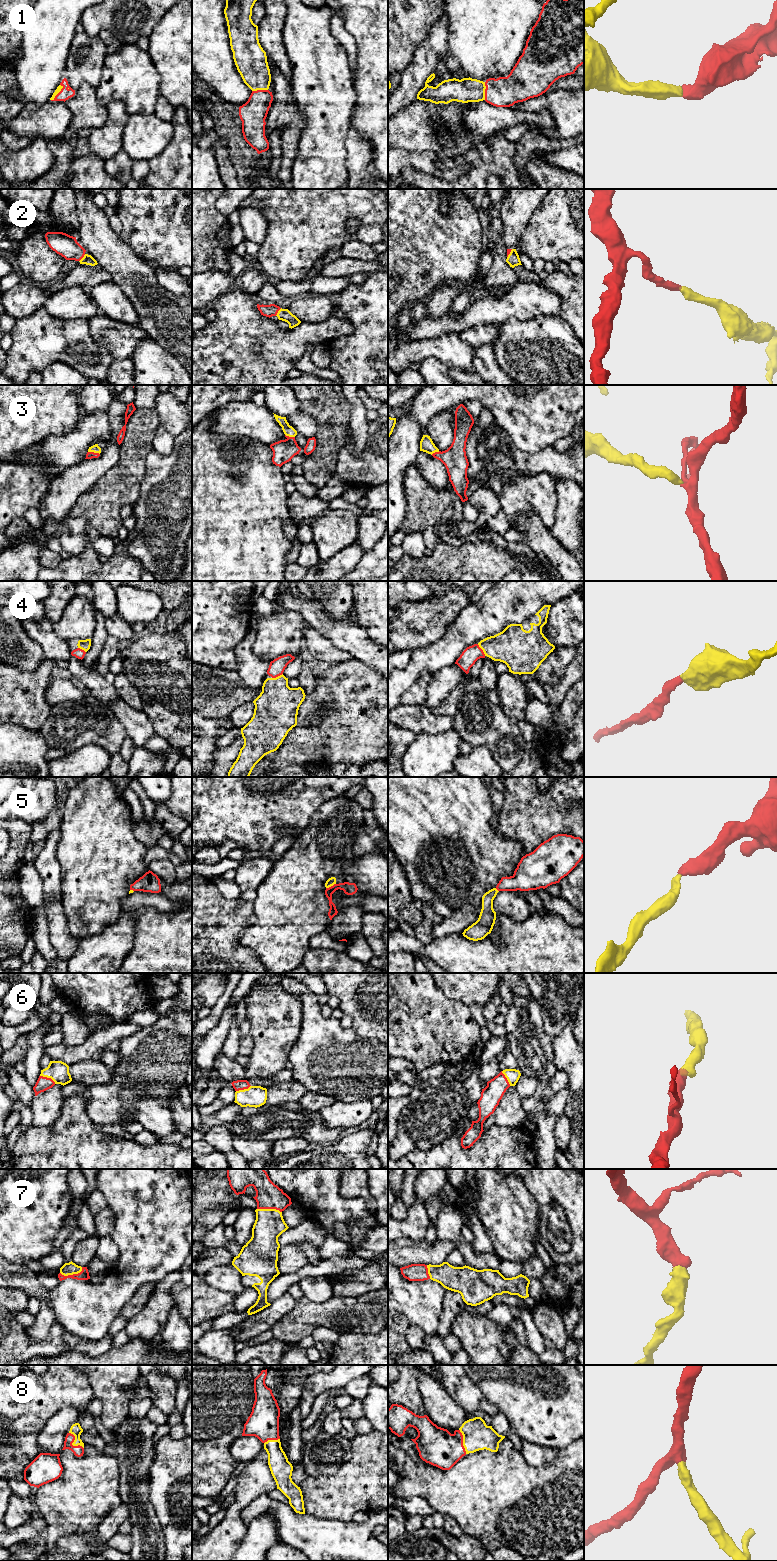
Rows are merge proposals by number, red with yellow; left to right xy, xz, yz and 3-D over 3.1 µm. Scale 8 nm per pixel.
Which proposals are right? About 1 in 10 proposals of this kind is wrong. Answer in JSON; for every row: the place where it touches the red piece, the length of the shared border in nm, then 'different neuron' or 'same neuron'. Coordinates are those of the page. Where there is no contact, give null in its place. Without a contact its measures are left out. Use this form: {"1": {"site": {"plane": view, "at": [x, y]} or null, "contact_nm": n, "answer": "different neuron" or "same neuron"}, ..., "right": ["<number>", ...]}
{"1": {"site": {"plane": "xy", "at": [58, 93]}, "contact_nm": 160, "answer": "same neuron"}, "2": {"site": {"plane": "xz", "at": [277, 312]}, "contact_nm": 80, "answer": "same neuron"}, "3": {"site": {"plane": "xy", "at": [93, 452]}, "contact_nm": 100, "answer": "same neuron"}, "4": {"site": {"plane": "yz", "at": [482, 650]}, "contact_nm": 120, "answer": "same neuron"}, "5": {"site": {"plane": "xz", "at": [331, 886]}, "contact_nm": 90, "answer": "same neuron"}, "6": {"site": {"plane": "xy", "at": [48, 1078]}, "contact_nm": 140, "answer": "same neuron"}, "7": {"site": {"plane": "xy", "at": [73, 1274]}, "contact_nm": 190, "answer": "same neuron"}, "8": {"site": {"plane": "xy", "at": [72, 1442]}, "contact_nm": 180, "answer": "same neuron"}, "right": ["1", "2", "3", "4", "5", "6", "7", "8"]}

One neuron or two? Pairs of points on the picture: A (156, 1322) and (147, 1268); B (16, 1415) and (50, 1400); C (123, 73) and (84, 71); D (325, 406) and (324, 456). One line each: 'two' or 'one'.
A: two
B: one
C: two
D: one

